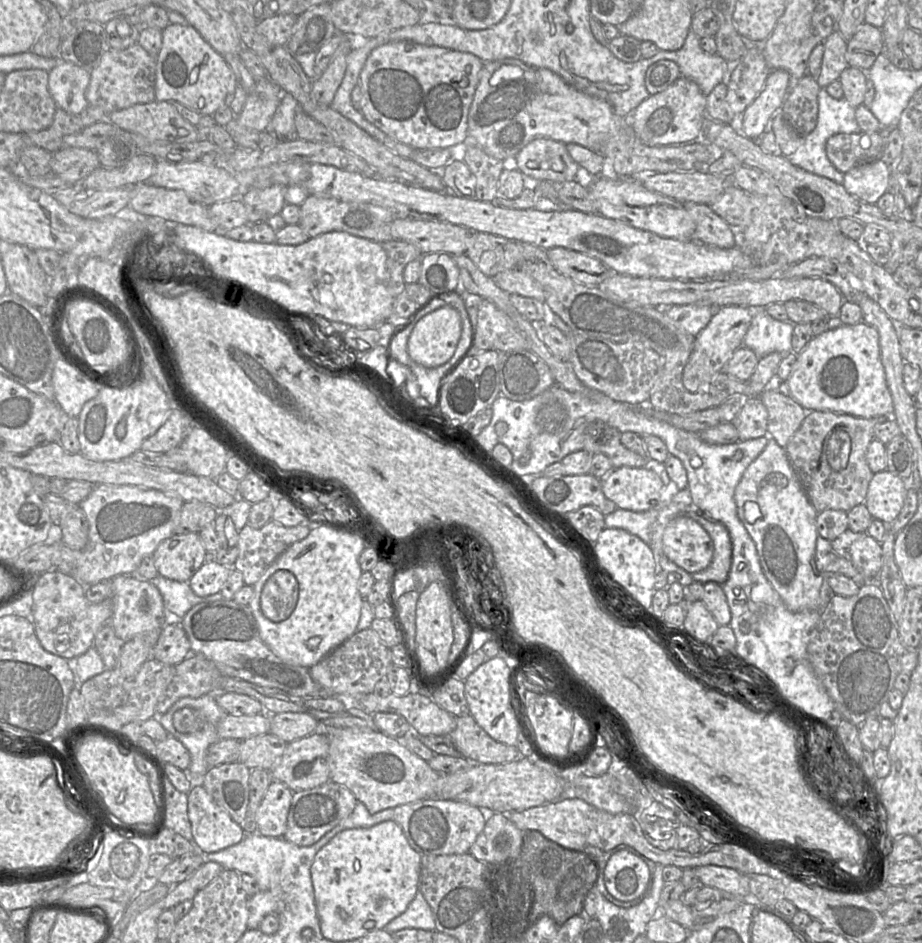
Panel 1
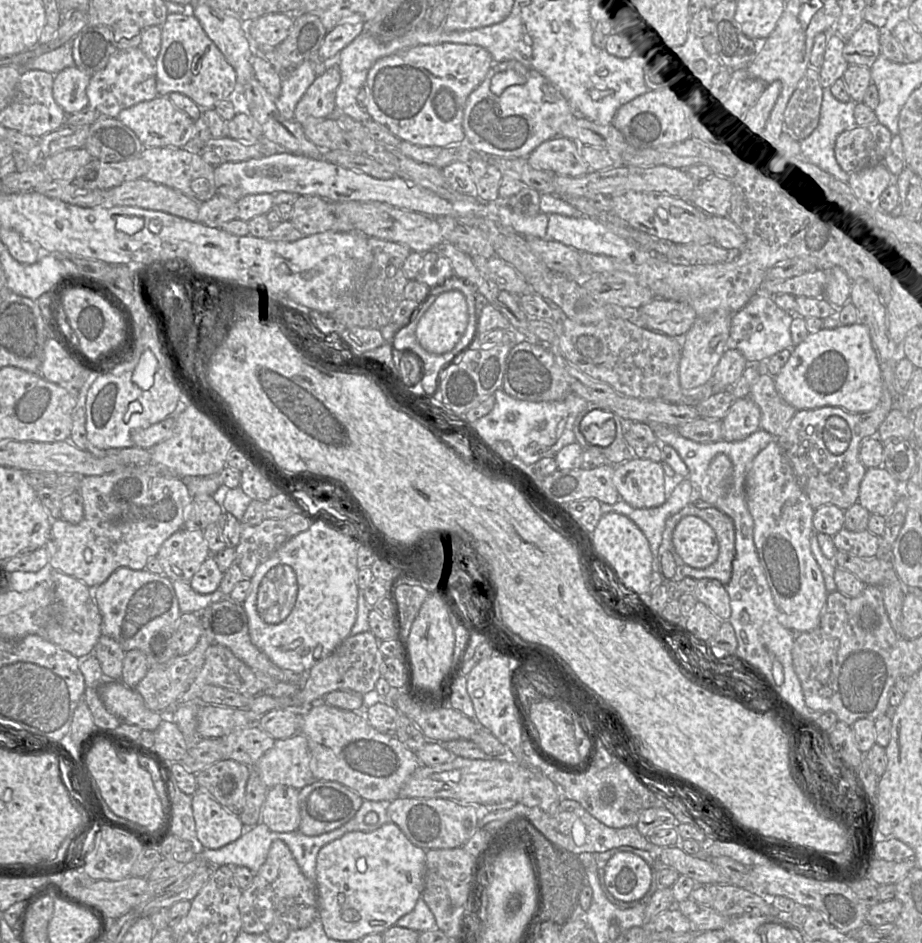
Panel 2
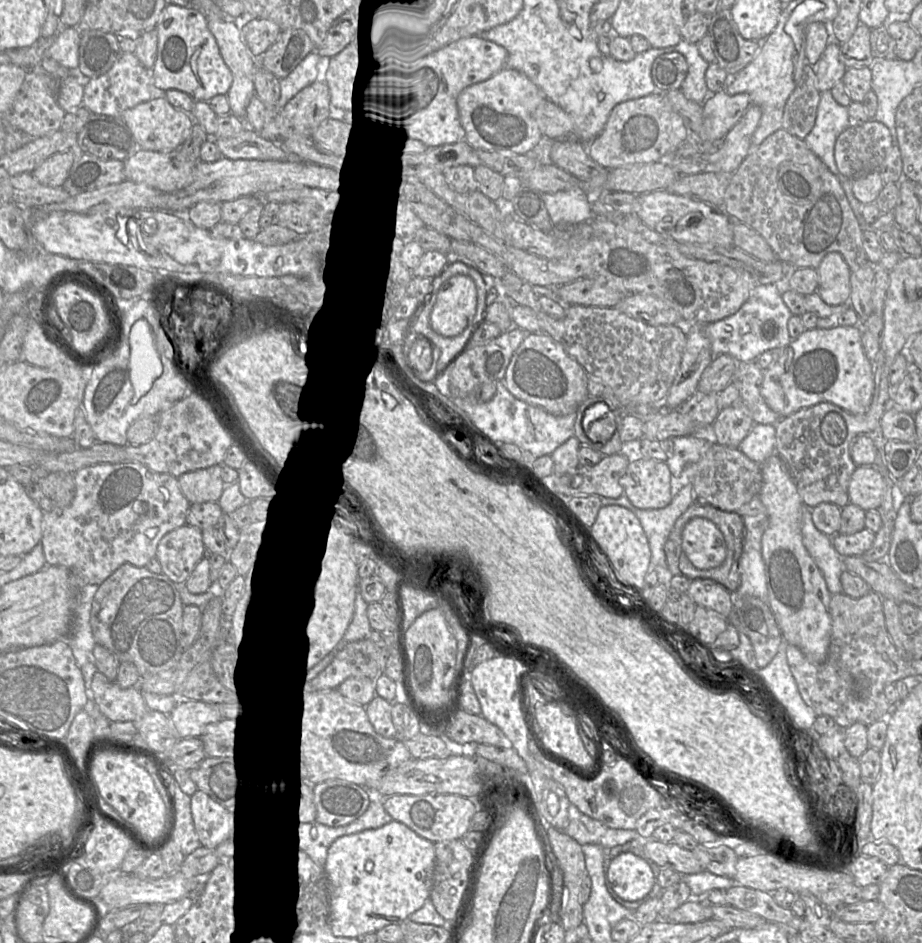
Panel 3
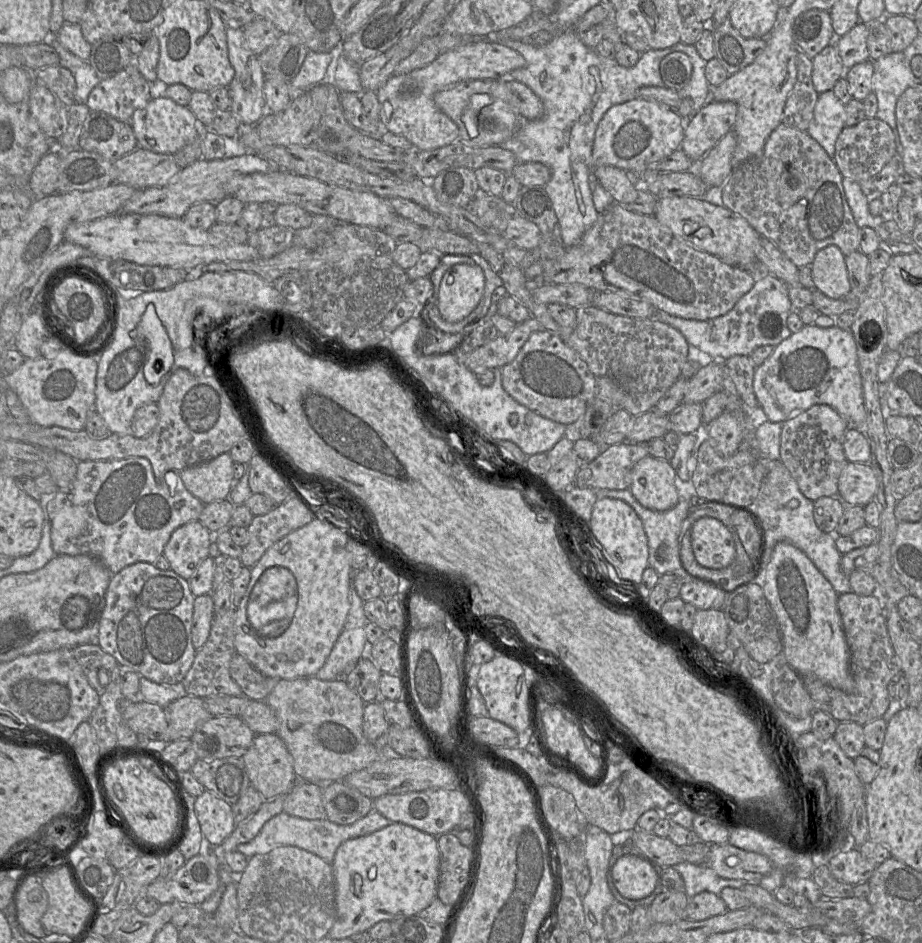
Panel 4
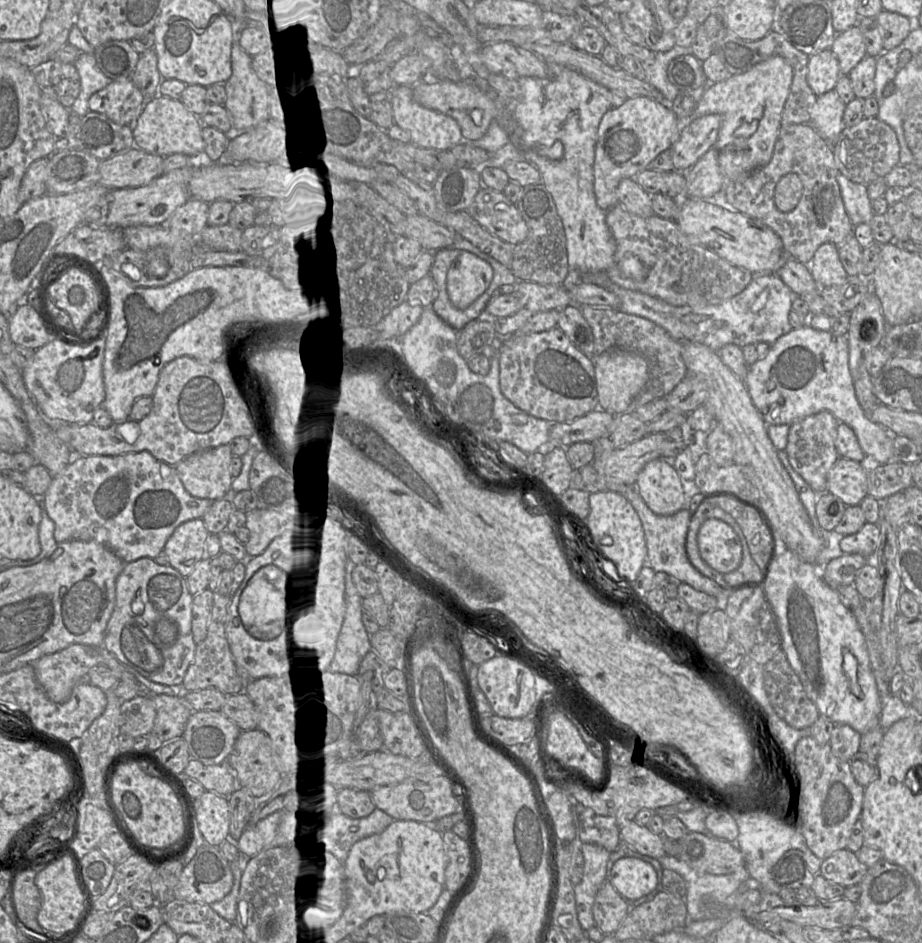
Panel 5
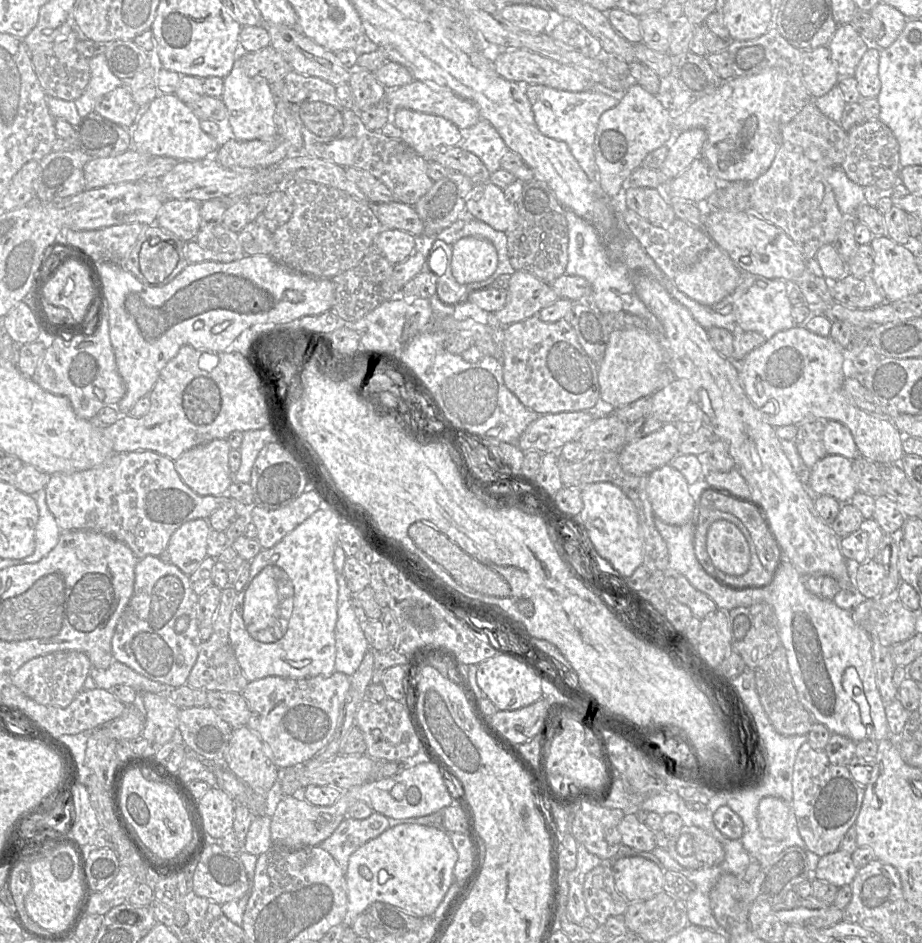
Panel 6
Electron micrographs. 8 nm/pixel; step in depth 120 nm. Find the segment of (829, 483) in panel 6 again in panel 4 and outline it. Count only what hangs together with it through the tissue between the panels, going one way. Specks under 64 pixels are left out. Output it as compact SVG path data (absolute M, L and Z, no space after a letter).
M848 462L838 480L838 497L846 505L865 506L878 490L876 473L870 463Z

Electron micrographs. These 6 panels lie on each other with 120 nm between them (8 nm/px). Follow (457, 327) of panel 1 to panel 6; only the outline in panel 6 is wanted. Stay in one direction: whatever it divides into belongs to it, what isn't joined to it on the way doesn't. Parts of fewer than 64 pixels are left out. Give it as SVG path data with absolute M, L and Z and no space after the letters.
M463 237L452 245L451 272L459 284L488 279L498 264L497 251L488 240Z

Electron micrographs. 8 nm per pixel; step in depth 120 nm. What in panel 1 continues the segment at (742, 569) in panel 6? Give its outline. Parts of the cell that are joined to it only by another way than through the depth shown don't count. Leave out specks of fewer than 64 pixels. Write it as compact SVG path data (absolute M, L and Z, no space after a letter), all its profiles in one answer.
M678 515L664 529L664 555L688 573L706 569L712 561L714 545L708 532L694 519Z

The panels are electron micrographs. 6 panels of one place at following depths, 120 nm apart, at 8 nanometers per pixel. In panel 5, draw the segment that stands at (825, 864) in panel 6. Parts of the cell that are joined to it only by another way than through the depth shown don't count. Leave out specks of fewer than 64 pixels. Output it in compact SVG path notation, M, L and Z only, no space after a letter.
M847 848L834 852L822 861L819 874L845 888L861 883L868 871L856 854Z

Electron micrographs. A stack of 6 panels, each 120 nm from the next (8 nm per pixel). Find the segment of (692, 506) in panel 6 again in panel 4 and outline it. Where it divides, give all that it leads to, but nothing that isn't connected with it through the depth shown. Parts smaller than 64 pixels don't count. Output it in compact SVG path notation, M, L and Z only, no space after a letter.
M647 455L631 469L629 490L643 507L667 511L679 502L675 479L676 472L668 460Z

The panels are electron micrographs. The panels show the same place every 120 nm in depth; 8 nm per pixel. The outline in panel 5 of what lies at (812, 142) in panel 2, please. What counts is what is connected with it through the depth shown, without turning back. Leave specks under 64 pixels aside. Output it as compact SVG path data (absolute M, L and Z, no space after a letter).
M835 89L817 96L812 106L810 125L830 145L836 143L846 128L843 121L845 106Z

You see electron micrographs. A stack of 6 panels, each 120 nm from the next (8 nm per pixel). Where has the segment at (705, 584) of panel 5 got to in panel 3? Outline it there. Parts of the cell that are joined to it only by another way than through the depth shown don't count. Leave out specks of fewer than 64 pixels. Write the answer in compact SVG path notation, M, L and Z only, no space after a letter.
M693 484L683 487L673 497L671 503L662 509L639 509L629 501L625 494L617 499L601 497L601 501L602 506L620 505L635 514L648 539L652 555L651 569L659 570L665 579L665 543L677 519L696 502Z

